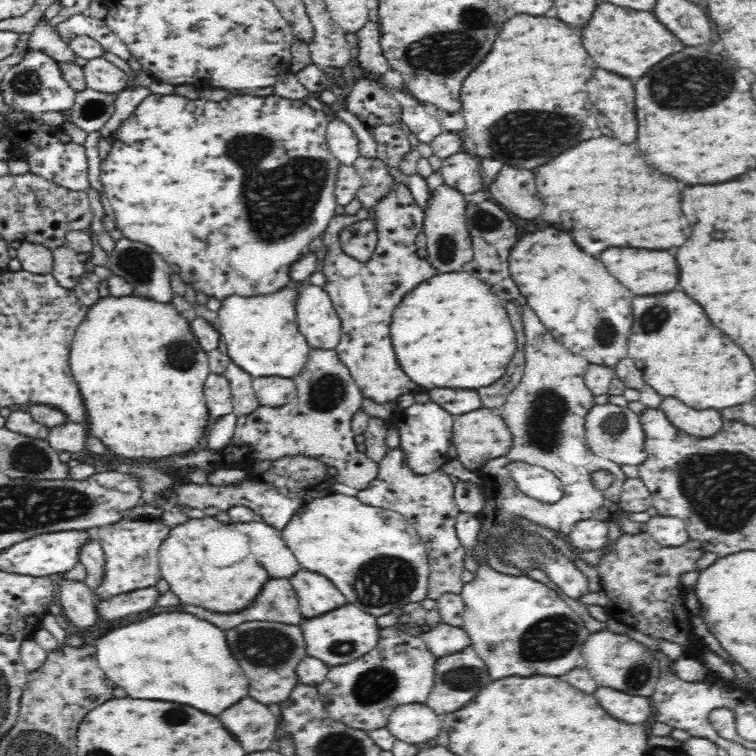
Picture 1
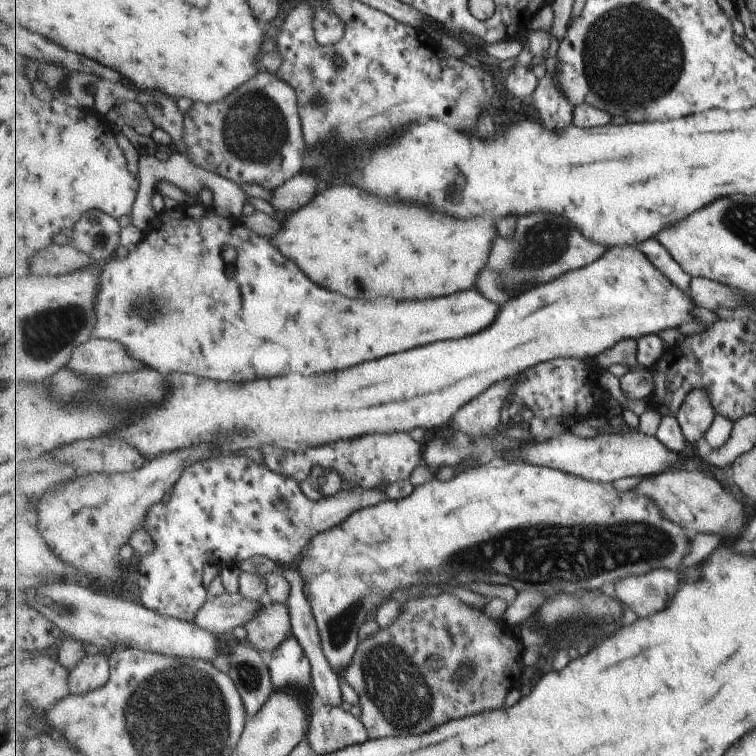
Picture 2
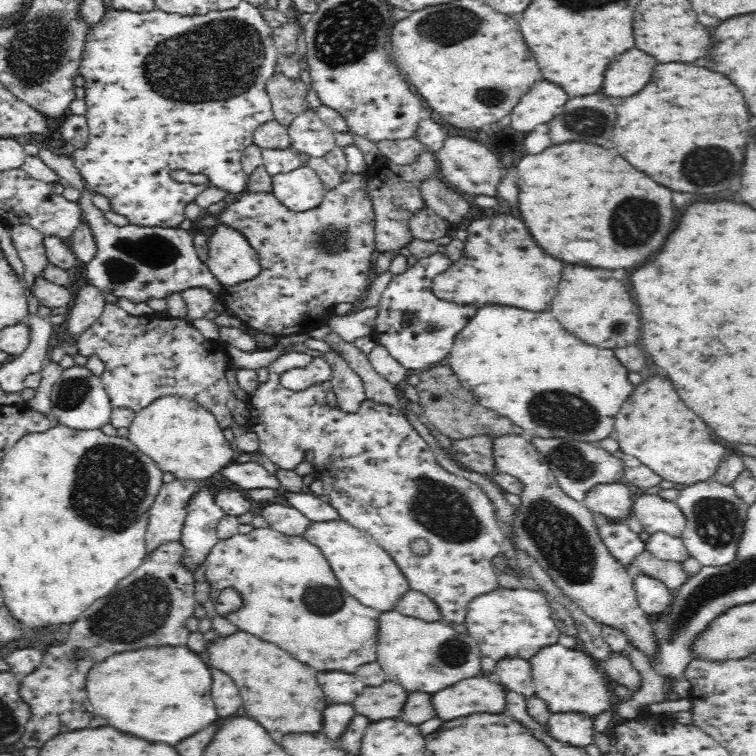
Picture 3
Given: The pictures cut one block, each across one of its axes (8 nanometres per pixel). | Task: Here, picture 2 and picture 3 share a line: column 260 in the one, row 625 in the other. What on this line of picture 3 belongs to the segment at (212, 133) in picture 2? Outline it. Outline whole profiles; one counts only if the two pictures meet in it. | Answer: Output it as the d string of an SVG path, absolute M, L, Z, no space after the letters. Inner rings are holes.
M177 540L164 541L162 544L156 545L147 555L144 557L142 564L135 568L126 578L123 578L118 582L118 584L113 588L114 590L109 593L109 595L104 596L102 599L94 601L78 618L77 622L74 622L71 626L67 627L68 630L68 640L61 643L61 645L50 646L44 654L42 664L38 668L27 674L19 681L18 694L22 702L25 702L29 706L30 716L25 724L25 731L20 736L19 740L24 744L24 748L42 748L48 740L58 736L58 734L66 734L66 732L74 732L74 730L82 730L82 728L88 728L90 722L92 722L92 712L94 708L90 706L91 702L88 702L88 693L86 688L87 676L89 671L100 662L110 658L118 652L130 652L130 650L140 650L140 648L146 648L146 646L182 646L186 644L190 632L186 630L186 621L193 616L194 609L196 608L197 602L194 600L194 575L189 574L185 571L185 568L179 564L179 558L183 549L181 544Z

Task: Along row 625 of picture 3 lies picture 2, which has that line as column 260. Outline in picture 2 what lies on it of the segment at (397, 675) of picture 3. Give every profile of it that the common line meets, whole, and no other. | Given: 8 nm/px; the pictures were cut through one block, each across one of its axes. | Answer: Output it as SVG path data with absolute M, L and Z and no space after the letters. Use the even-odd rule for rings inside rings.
M614 246L608 250L597 260L585 268L573 270L573 274L564 274L559 278L545 283L543 286L537 286L537 290L529 290L525 292L521 298L513 298L505 304L505 310L501 310L501 316L497 316L497 322L493 322L493 326L489 330L483 330L481 334L475 334L473 338L461 338L461 340L451 340L451 342L435 342L429 346L421 346L409 352L401 352L401 354L393 354L389 358L381 358L381 360L373 360L367 362L365 366L355 366L353 370L343 370L343 372L335 372L335 374L321 374L321 376L311 376L311 378L299 378L299 374L291 374L287 378L267 378L267 380L257 380L257 382L247 382L247 384L233 384L233 382L215 382L215 380L207 380L207 378L199 378L195 374L169 374L169 380L173 384L173 394L169 398L169 402L165 400L157 410L151 410L145 414L145 418L135 418L135 422L129 422L131 426L123 428L121 432L115 432L113 440L123 438L127 440L127 444L135 446L146 460L155 460L161 454L169 454L169 452L177 452L177 450L189 450L191 446L206 446L207 449L213 450L213 456L229 456L235 452L244 449L255 449L264 451L265 449L279 448L279 450L287 450L287 452L301 453L301 448L309 448L309 446L321 446L325 442L333 442L333 440L351 440L351 438L359 438L363 434L373 434L373 432L409 432L413 428L443 428L449 426L457 413L463 410L465 404L469 404L475 396L483 394L491 384L517 376L529 368L533 368L535 364L541 362L549 362L549 360L557 360L557 358L597 358L602 352L613 348L615 344L619 344L621 340L639 340L644 336L651 334L661 334L661 330L675 330L681 328L687 322L693 322L695 316L695 300L691 298L690 294L683 292L681 288L677 288L657 266L651 264L648 255L636 246Z

